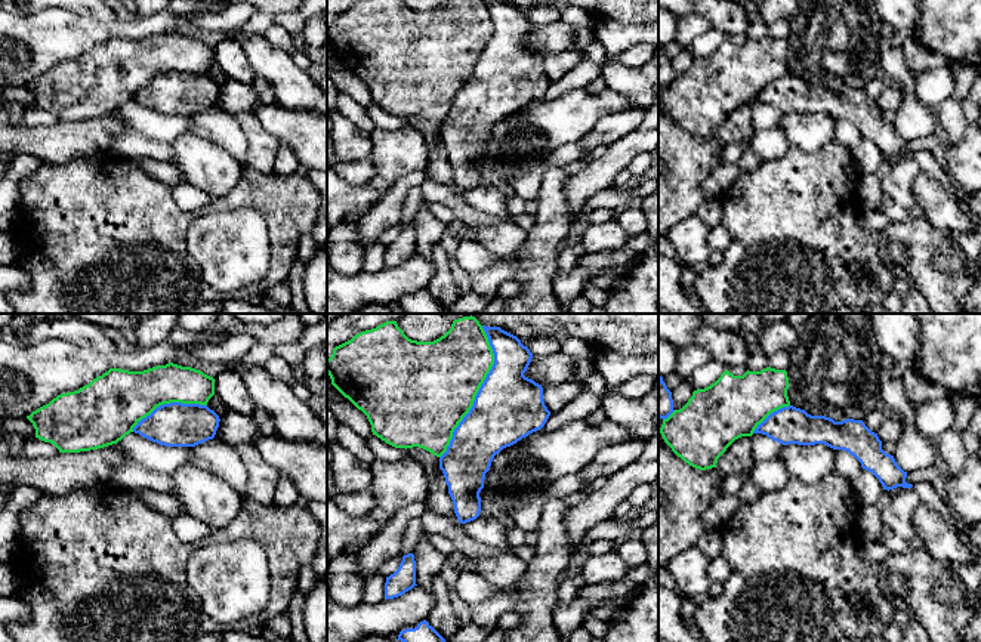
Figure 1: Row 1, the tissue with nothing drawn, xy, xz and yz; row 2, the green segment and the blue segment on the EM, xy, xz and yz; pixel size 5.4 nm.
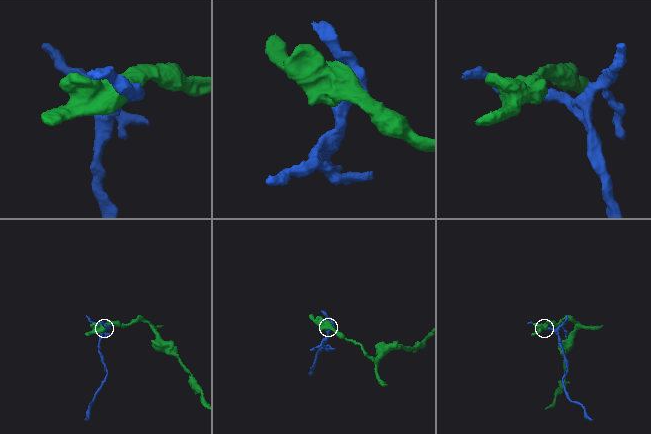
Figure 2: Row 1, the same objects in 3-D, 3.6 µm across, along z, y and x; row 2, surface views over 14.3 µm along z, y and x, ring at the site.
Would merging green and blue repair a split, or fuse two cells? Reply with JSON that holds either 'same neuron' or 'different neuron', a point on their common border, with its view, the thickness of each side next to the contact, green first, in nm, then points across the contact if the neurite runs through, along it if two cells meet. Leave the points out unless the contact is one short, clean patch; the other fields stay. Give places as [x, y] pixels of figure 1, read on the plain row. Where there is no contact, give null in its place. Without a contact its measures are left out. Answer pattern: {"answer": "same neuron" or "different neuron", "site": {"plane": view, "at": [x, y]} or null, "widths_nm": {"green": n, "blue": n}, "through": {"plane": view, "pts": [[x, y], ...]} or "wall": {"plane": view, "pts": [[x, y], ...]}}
{"answer": "different neuron", "site": {"plane": "xz", "at": [475, 64]}, "widths_nm": {"green": 480, "blue": 380}}

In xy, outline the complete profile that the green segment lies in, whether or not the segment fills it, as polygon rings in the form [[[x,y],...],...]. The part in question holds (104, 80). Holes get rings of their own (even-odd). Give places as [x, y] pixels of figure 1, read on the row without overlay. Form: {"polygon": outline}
{"polygon": [[[169,31],[144,40],[109,37],[78,59],[58,64],[27,87],[36,98],[36,107],[53,112],[59,121],[80,121],[117,112],[163,72],[207,74],[213,64],[215,47],[191,36]]]}

